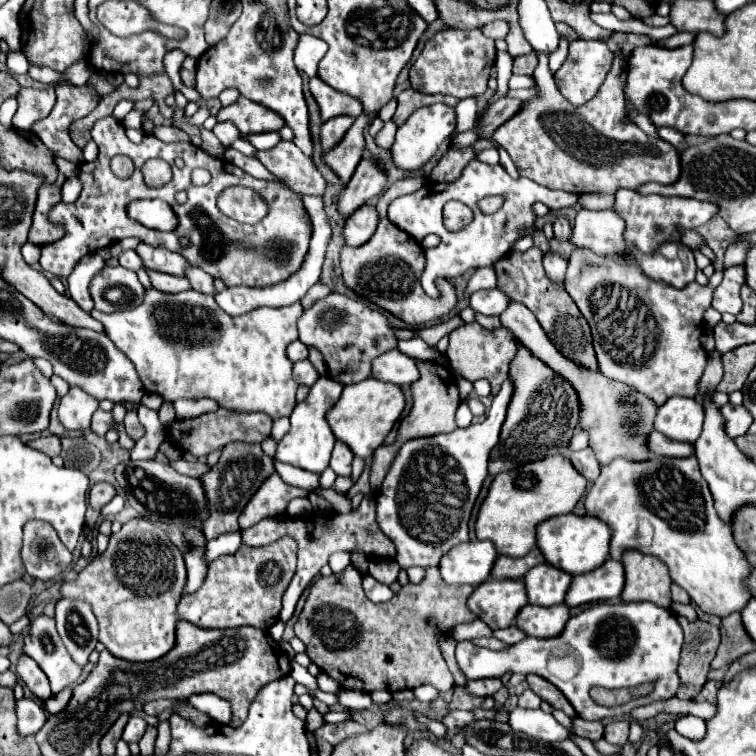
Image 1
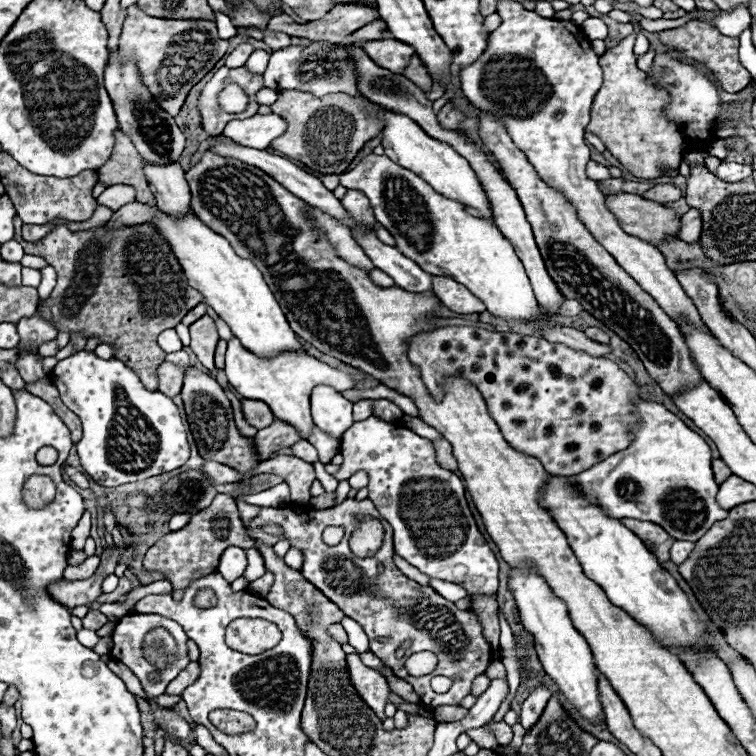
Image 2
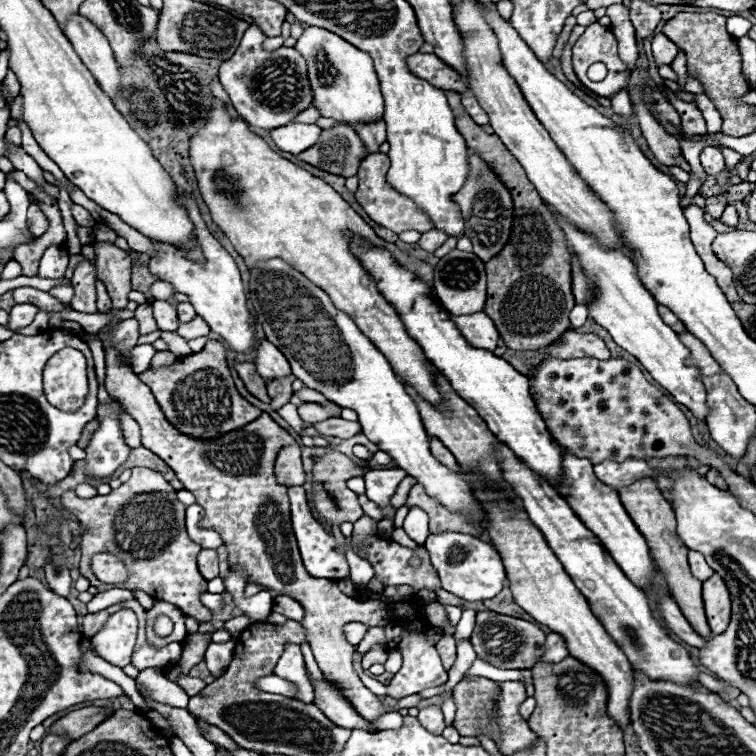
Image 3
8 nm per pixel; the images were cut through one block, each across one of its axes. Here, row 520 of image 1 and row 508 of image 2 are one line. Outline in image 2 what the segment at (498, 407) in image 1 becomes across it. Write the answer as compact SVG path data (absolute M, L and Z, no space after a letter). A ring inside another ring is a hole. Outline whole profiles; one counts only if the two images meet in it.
M370 416L368 420L354 422L342 434L342 456L344 462L336 474L338 480L348 480L350 474L358 470L366 470L370 476L370 500L376 504L378 512L392 524L394 528L394 552L402 556L406 562L416 566L422 574L430 578L440 578L446 582L460 584L468 590L470 598L484 594L494 596L498 590L498 560L490 550L488 542L480 534L476 520L468 508L462 480L436 464L434 448L430 440L416 436L408 428L400 424L388 424L380 418Z

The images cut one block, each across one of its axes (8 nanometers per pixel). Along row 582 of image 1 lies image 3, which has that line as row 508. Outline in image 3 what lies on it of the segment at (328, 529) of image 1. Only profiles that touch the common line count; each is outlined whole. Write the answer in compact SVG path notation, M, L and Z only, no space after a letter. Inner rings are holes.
M290 486L288 496L290 496L290 510L294 510L294 534L298 538L298 548L300 548L306 570L316 578L332 578L332 580L346 578L350 574L346 556L336 550L334 536L328 534L318 520L314 520L312 512L310 512L310 506L308 506L308 500L306 500L304 488L302 486Z

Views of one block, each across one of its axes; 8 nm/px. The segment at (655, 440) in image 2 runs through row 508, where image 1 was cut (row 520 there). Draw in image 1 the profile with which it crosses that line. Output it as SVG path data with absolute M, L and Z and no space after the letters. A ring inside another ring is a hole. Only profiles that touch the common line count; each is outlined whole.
M652 454L646 462L614 460L612 464L602 468L602 474L586 494L584 504L590 516L604 520L614 530L612 544L610 544L610 558L620 560L622 552L630 548L638 548L642 552L660 556L660 560L670 570L672 582L682 586L690 594L692 602L700 606L702 612L724 618L732 612L740 612L752 598L746 584L746 578L750 576L752 568L744 552L736 546L730 526L724 524L716 514L714 498L708 490L706 480L700 474L698 460L694 456L664 458L664 456Z

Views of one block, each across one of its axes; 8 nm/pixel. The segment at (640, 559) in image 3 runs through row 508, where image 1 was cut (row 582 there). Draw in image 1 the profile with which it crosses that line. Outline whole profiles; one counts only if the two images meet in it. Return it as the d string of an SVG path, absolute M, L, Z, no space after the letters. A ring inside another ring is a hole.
M606 560L600 568L574 576L572 586L566 594L570 608L598 600L618 598L624 590L624 566L620 560Z

